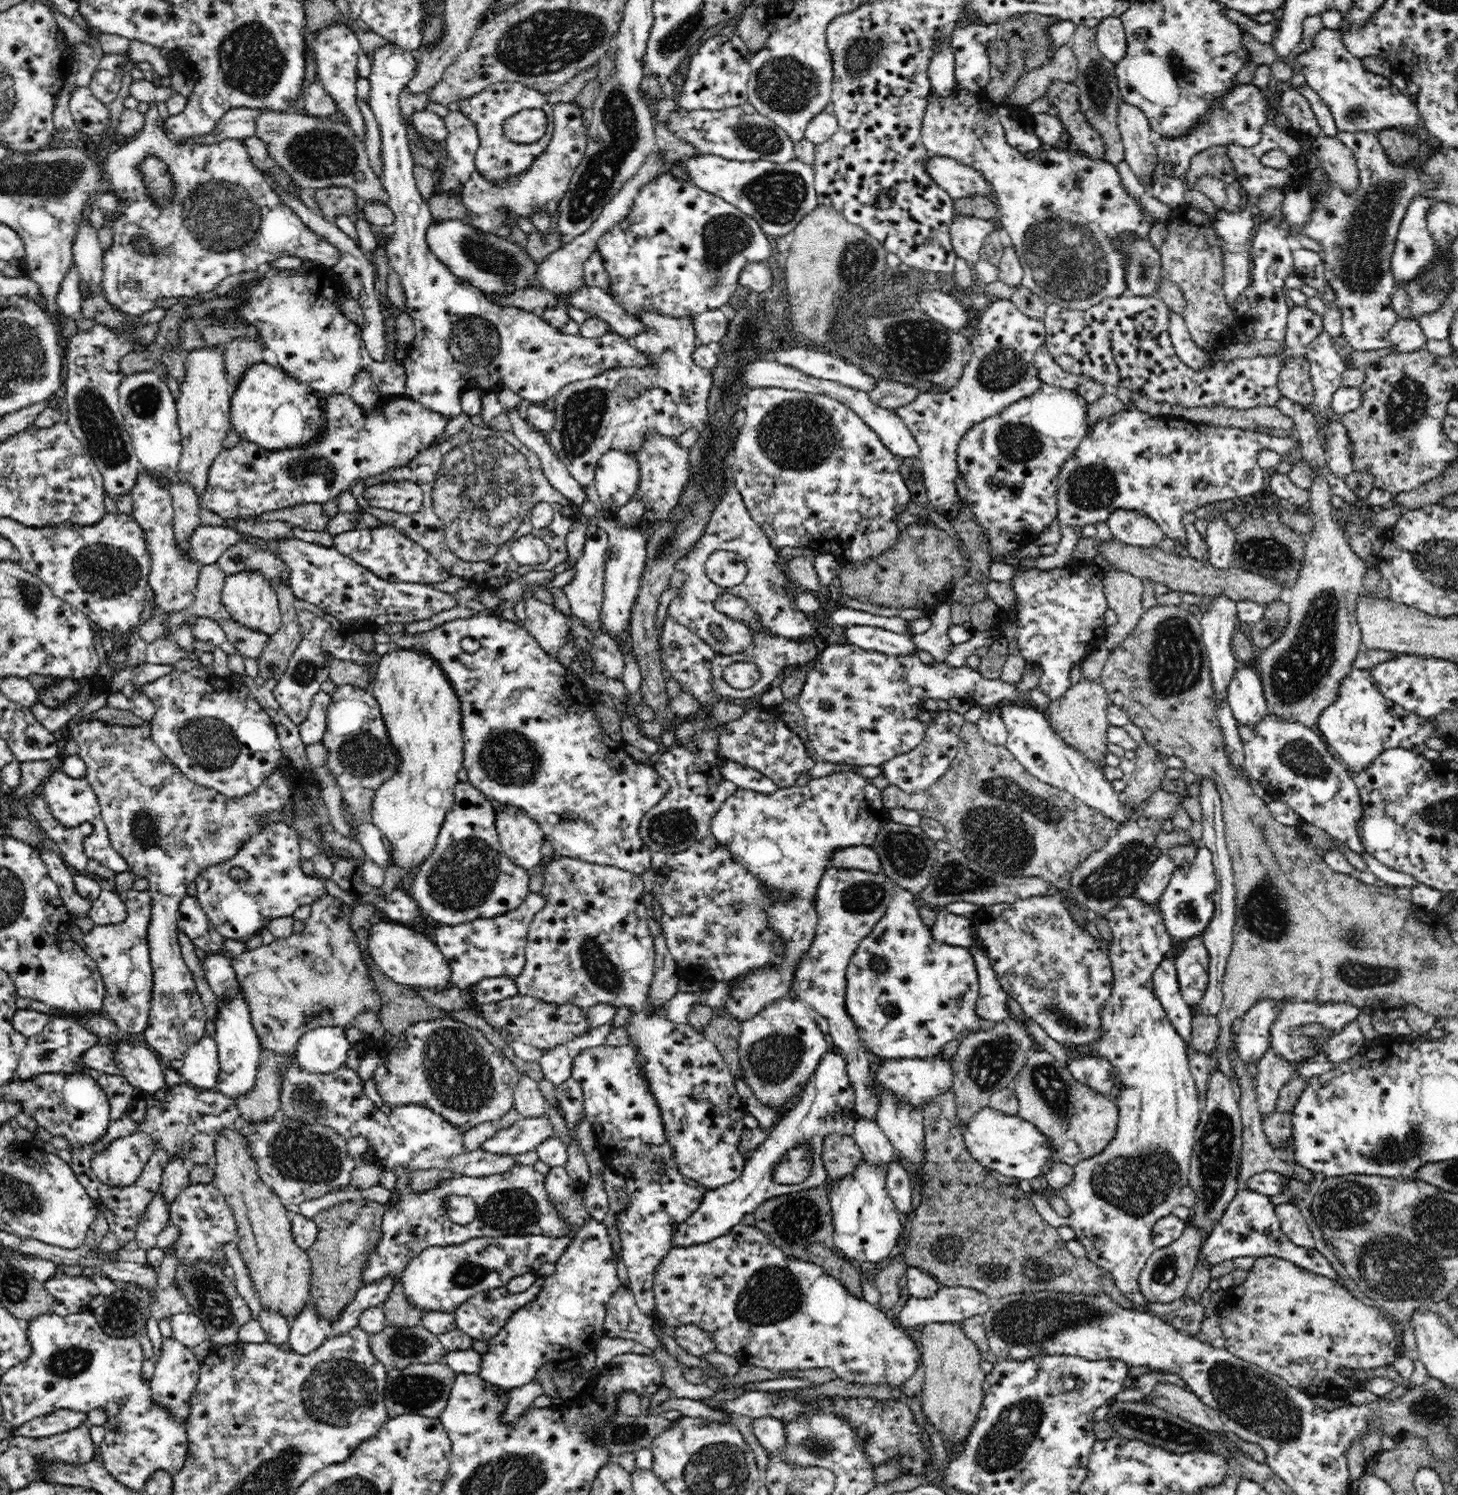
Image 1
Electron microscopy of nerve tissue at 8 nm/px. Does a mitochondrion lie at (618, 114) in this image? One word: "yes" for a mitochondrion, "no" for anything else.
yes

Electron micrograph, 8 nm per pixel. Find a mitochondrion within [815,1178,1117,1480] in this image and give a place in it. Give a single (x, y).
(1011, 1436)

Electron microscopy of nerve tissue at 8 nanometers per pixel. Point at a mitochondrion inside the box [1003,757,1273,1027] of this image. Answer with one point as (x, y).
(1118, 871)

